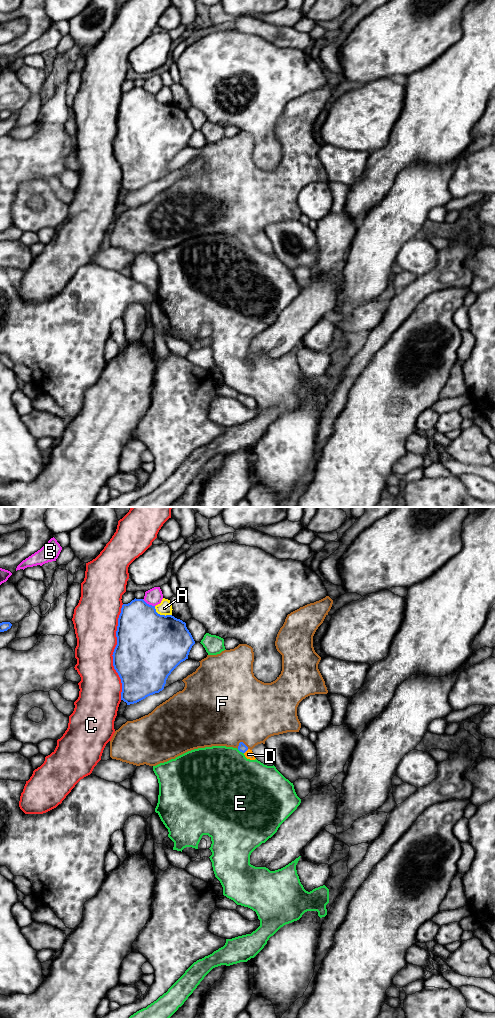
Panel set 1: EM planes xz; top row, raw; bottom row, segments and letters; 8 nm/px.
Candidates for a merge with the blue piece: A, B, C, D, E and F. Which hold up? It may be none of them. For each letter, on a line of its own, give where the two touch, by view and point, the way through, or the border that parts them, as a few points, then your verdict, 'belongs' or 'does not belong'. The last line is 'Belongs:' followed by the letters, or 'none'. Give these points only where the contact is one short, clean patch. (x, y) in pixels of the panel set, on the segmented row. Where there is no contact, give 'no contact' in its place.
A: meets blue in xz at (161, 615); does not belong
B: meets blue in xz at (148, 604); does not belong
C: meets blue in xz at (113, 652); does not belong
D: meets blue in xz at (246, 750); runs through xz (242, 747), (246, 750), (248, 754); belongs
E: meets blue in xz at (240, 751); does not belong
F: meets blue in xz at (243, 743); does not belong
Belongs: D

